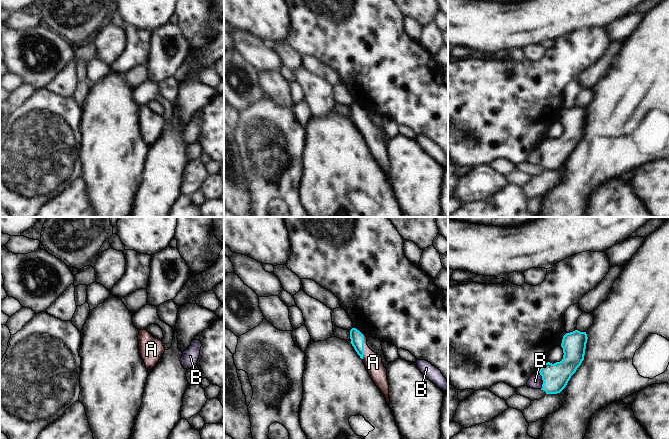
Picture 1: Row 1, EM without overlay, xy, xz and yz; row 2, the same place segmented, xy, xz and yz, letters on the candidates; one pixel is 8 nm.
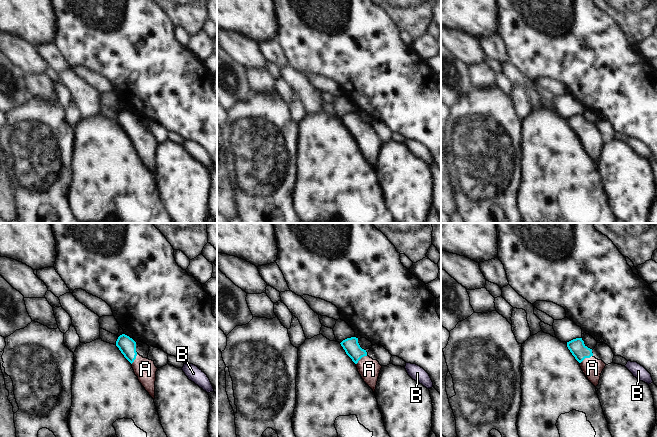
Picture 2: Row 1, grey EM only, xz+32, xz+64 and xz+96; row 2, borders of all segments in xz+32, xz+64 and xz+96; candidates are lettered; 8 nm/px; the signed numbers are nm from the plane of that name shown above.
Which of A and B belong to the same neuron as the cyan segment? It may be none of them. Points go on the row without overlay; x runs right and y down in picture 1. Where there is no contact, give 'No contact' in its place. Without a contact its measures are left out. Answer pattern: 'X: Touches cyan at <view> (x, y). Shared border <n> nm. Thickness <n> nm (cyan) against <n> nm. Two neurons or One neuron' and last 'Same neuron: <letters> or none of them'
A: Touches cyan at xz (363, 124). Shared border 190 nm. Thickness 110 nm (cyan) against 140 nm. One neuron
B: Touches cyan at yz (542, 155). Shared border 140 nm. Thickness 220 nm (cyan) against 110 nm. Two neurons
Same neuron: A

